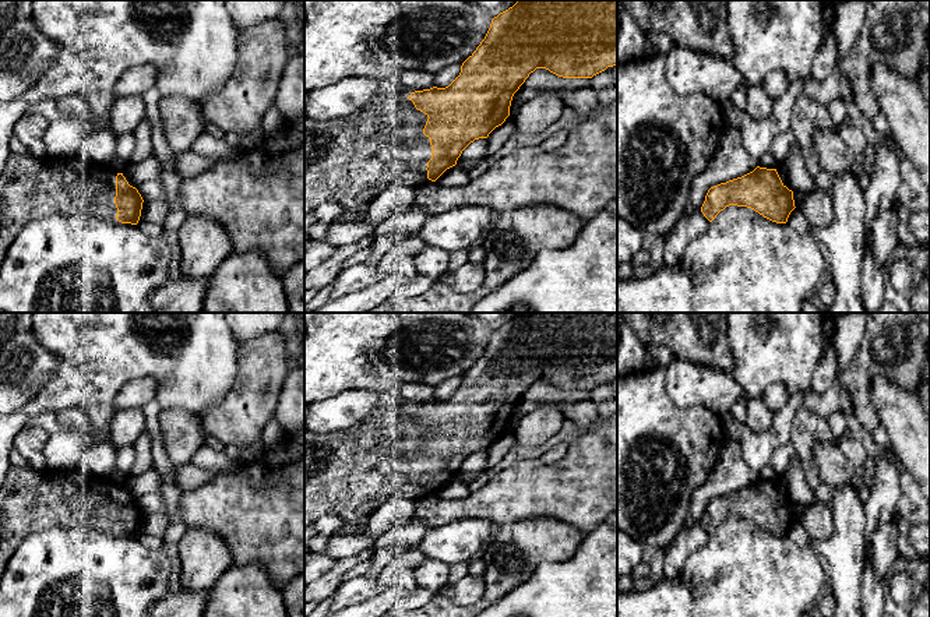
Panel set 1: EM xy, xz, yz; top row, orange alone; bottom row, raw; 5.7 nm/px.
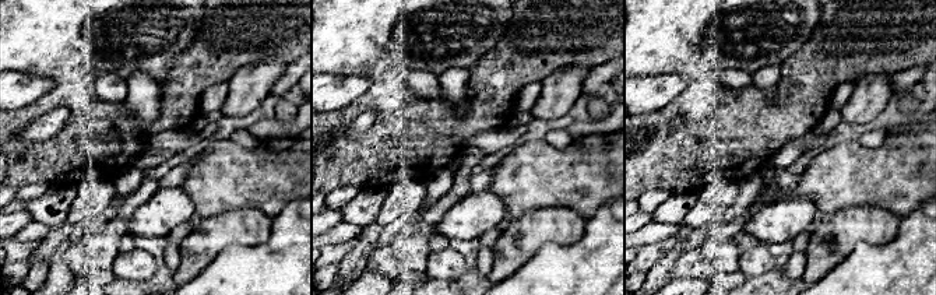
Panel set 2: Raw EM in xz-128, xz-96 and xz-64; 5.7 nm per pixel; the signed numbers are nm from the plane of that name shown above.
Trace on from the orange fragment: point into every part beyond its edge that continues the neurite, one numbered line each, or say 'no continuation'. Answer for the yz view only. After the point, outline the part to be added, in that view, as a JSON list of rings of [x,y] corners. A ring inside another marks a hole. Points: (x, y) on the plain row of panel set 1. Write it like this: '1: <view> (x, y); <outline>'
no continuation

